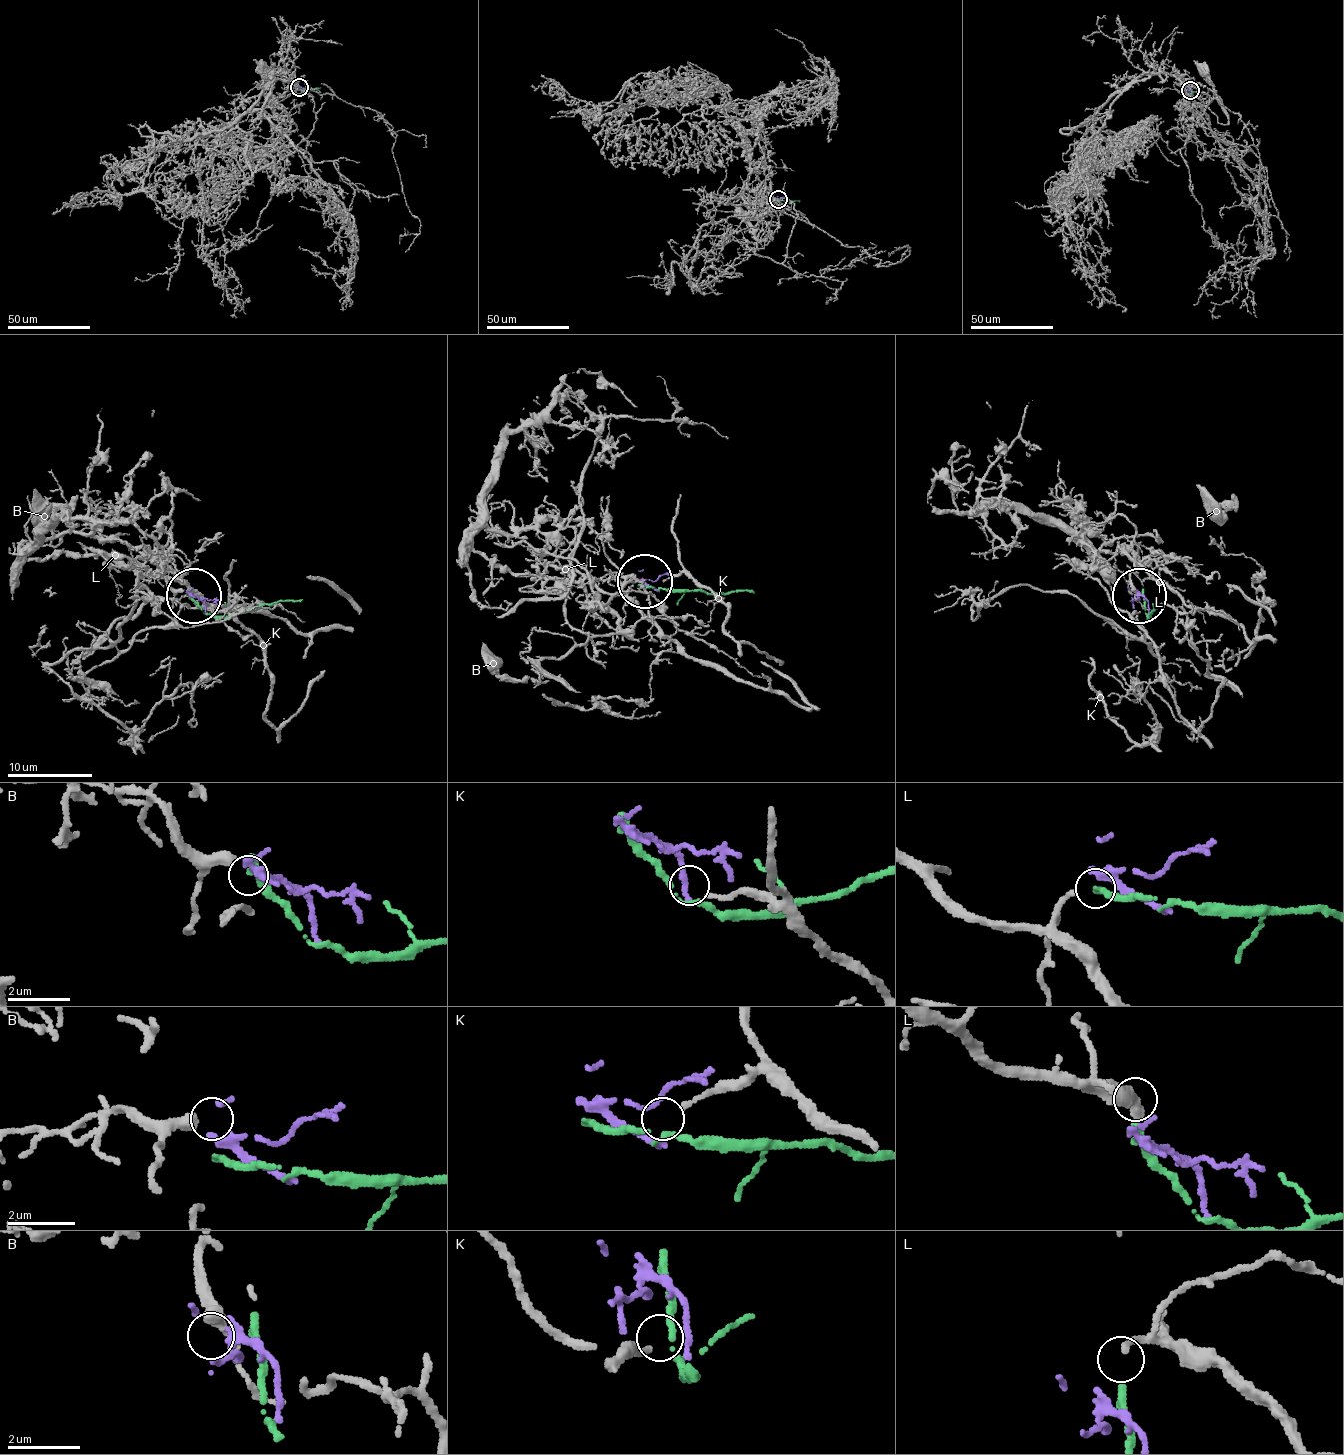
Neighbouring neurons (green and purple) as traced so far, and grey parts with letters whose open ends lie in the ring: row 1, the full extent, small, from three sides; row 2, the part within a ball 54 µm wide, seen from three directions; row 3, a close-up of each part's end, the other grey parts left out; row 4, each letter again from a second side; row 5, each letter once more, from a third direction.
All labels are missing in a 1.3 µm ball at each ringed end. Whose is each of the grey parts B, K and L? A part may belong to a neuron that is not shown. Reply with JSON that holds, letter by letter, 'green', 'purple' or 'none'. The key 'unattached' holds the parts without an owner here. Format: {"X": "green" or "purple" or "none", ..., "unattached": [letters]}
{"B": "purple", "K": "none", "L": "green", "unattached": ["K"]}

